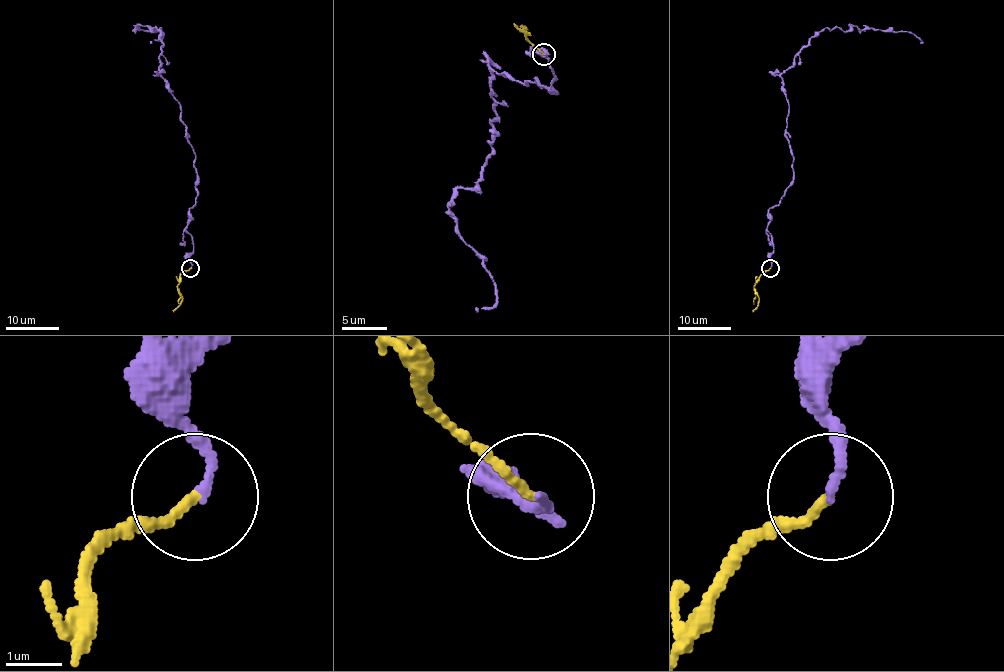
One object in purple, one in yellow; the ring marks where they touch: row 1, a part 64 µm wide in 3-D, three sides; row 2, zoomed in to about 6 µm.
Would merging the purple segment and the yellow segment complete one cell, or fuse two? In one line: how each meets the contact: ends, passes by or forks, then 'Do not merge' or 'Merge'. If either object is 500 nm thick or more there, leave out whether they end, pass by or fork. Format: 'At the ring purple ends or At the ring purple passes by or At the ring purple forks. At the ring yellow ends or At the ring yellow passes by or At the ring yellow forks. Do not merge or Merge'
At the ring purple ends. At the ring yellow ends. Do not merge

